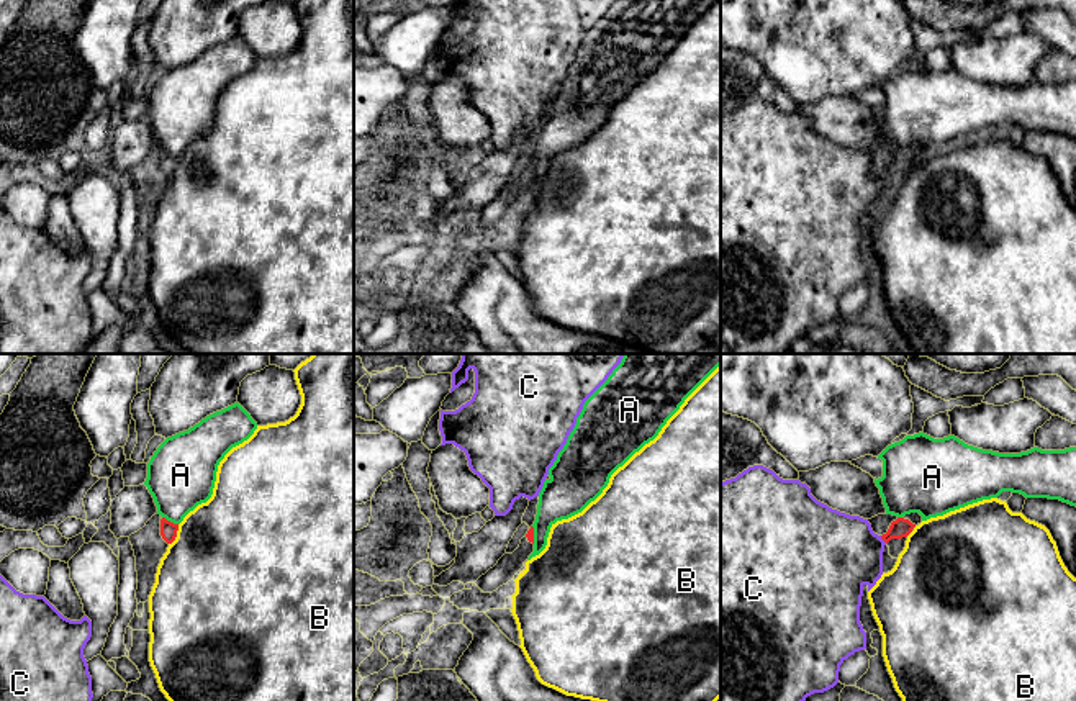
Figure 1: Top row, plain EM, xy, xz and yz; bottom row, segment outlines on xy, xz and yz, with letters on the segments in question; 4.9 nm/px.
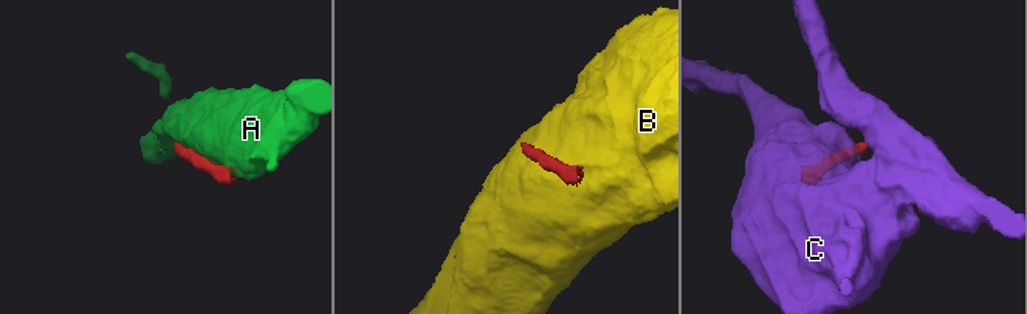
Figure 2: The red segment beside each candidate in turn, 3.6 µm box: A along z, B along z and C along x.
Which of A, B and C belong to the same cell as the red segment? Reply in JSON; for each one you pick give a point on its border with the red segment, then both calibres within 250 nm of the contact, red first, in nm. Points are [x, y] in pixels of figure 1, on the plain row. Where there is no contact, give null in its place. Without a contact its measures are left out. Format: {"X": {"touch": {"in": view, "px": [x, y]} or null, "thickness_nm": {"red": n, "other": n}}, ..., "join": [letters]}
{"join": []}

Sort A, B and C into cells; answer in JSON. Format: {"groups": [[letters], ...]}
{"groups": [["A"], ["B"], ["C"]]}

